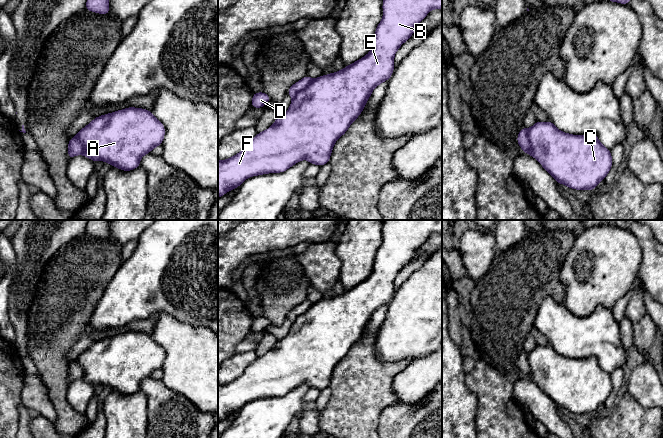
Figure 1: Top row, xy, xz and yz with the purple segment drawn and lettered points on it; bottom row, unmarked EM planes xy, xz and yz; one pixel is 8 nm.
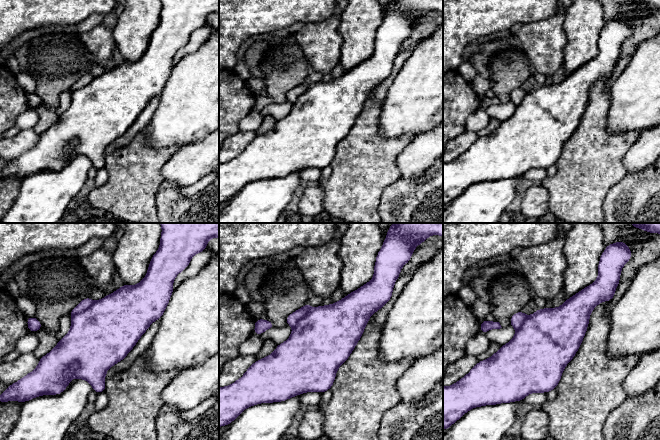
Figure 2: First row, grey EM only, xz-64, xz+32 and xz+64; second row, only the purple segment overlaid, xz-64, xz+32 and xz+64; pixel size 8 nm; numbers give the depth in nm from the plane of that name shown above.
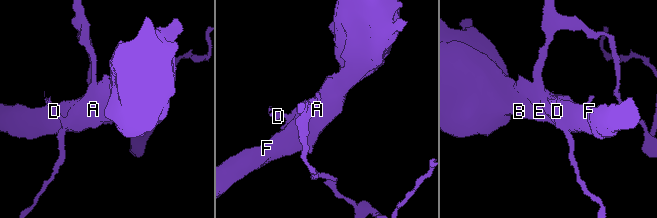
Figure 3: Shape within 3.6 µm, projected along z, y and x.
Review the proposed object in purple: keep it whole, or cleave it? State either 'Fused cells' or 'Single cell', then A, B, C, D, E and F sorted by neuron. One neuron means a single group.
Fused cells. Groups: A B C E F / D

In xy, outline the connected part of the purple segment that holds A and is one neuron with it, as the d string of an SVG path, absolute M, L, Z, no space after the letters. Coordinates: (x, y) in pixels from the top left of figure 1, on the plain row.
M128 331L97 340L83 351L76 361L83 368L83 379L90 384L105 385L122 395L132 395L140 390L142 380L161 370L165 360L165 350L155 342L150 334Z

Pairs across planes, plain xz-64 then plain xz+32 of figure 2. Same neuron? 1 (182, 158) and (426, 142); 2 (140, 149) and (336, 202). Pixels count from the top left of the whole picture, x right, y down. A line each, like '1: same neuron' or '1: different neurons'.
1: same neuron
2: same neuron

